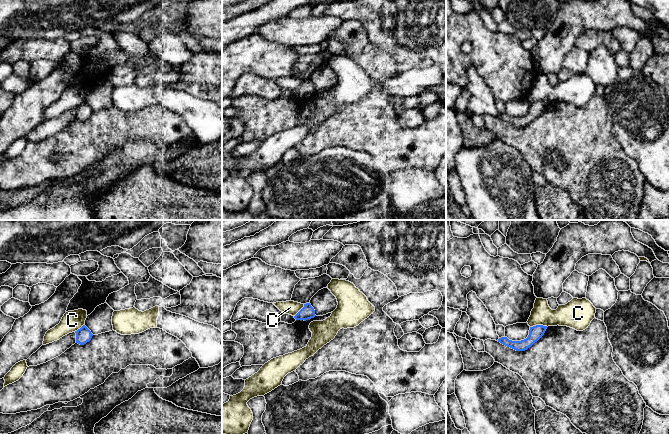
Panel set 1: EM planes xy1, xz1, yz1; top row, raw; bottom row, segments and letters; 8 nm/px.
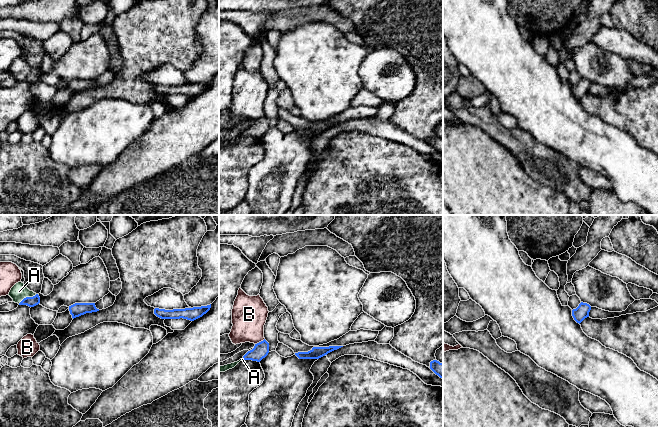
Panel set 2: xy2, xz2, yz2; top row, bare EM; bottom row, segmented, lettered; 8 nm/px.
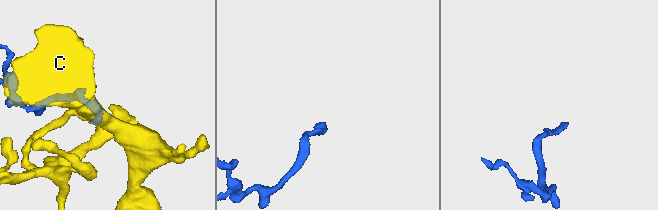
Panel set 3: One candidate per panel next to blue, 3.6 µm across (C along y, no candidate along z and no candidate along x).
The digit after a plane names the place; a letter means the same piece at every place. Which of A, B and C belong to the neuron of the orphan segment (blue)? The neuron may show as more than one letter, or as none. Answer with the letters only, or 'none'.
A

